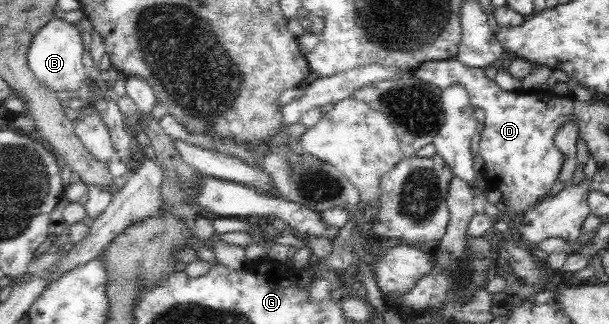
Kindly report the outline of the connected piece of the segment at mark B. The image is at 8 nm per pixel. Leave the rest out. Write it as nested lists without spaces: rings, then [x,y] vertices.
[[[56,17],[33,36],[26,53],[26,64],[42,87],[55,94],[75,93],[85,87],[85,79],[88,79],[82,63],[84,49],[79,27]]]

